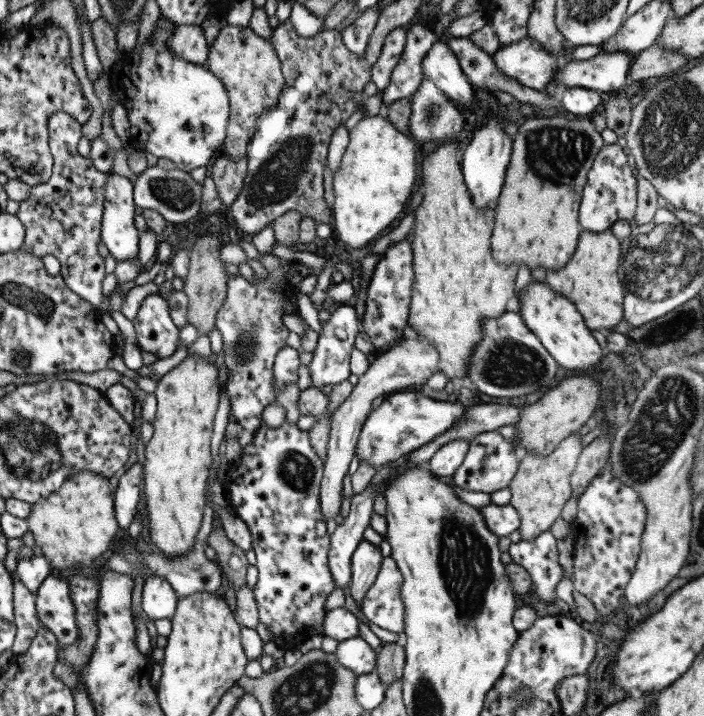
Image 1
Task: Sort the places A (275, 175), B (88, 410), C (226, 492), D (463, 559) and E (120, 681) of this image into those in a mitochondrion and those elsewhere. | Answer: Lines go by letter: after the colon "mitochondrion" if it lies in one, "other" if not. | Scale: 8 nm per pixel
A: mitochondrion
B: other
C: other
D: mitochondrion
E: other

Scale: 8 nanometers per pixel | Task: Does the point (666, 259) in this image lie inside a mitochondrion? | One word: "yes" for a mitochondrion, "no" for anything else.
yes

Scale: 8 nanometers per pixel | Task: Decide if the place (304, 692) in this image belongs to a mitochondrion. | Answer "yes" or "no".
yes

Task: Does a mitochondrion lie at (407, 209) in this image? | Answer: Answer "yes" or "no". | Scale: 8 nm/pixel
no

